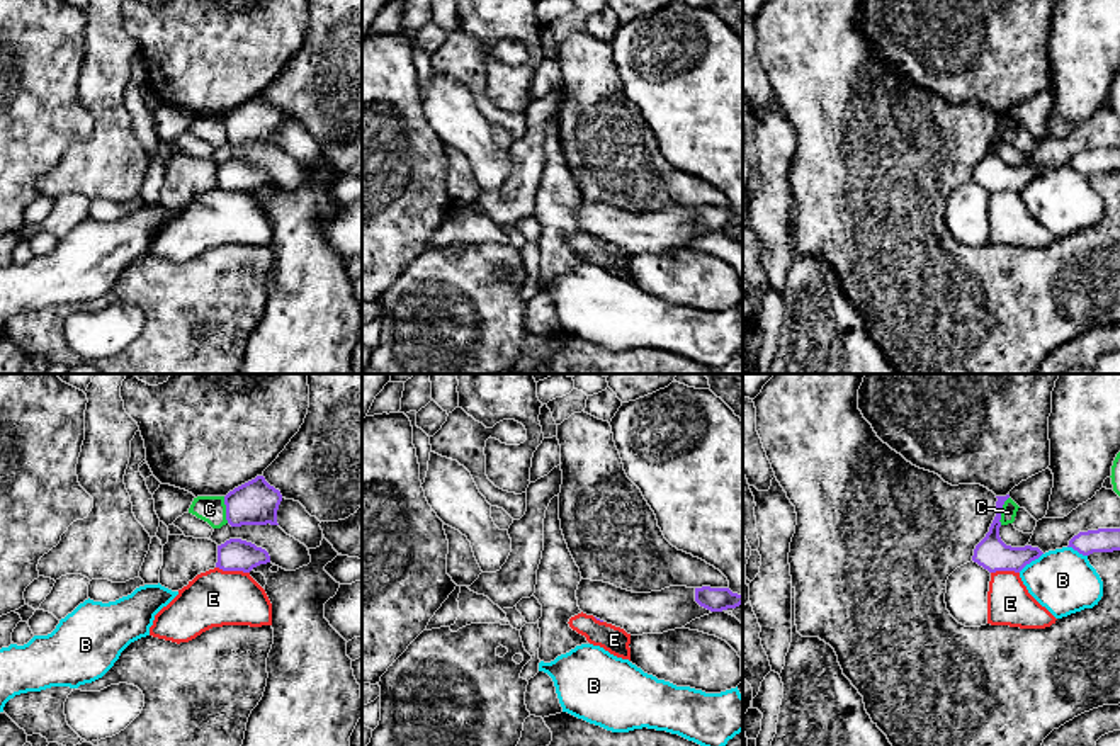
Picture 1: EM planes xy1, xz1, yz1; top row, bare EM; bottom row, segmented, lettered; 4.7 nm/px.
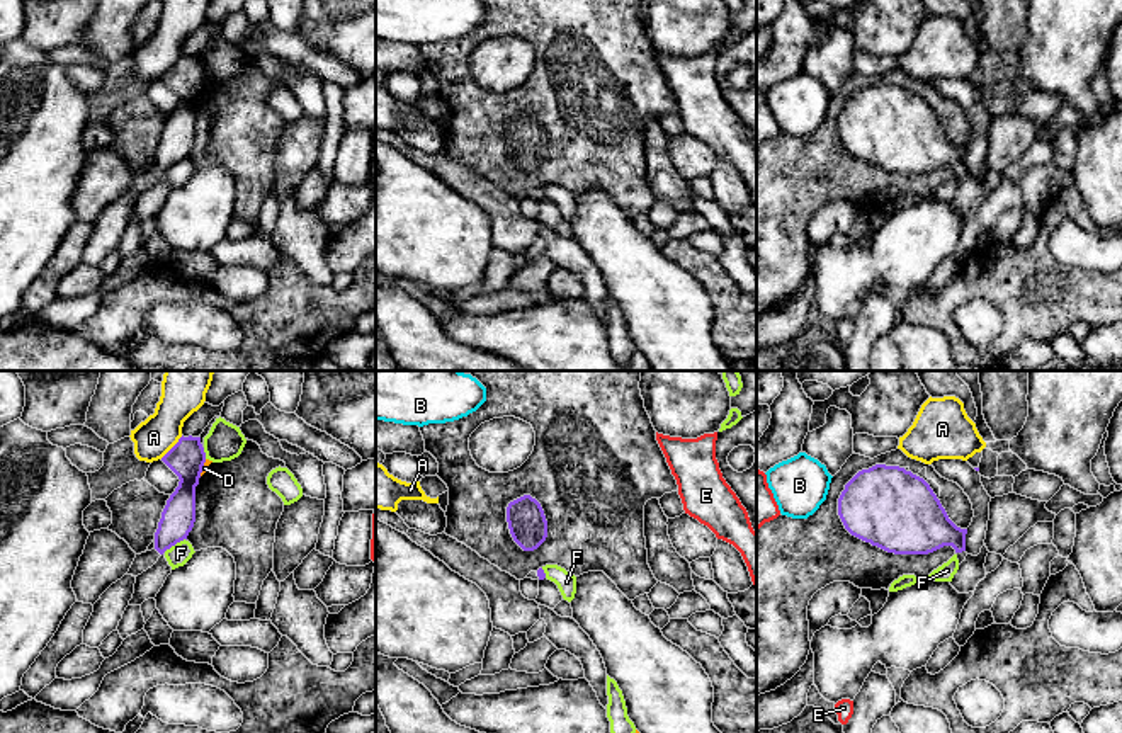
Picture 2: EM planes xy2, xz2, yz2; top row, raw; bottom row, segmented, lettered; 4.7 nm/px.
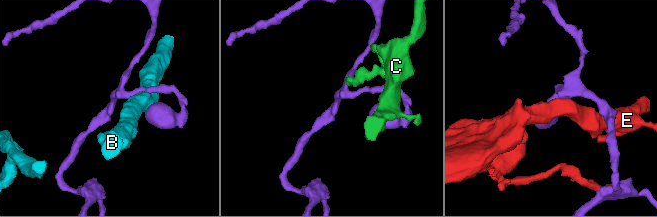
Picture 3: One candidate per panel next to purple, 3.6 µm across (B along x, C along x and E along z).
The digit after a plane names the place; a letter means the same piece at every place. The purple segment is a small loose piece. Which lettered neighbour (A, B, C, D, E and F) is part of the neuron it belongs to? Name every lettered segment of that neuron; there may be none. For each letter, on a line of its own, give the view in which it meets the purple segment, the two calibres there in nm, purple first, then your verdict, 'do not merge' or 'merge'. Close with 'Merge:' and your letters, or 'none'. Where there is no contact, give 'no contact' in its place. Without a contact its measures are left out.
A: meets purple in xy2; 170 nm thick on the purple side, 190 nm on the other; do not merge
B: meets purple in yz1; 160 nm thick on the purple side, 300 nm on the other; do not merge
C: meets purple in yz1; 160 nm thick on the purple side, 80 nm on the other; do not merge
D: meets purple in xy2; 170 nm thick on the purple side, 30 nm on the other; do not merge
E: meets purple in xy1; 160 nm thick on the purple side, 260 nm on the other; do not merge
F: meets purple in xy2; 160 nm thick on the purple side, 100 nm on the other; do not merge
Merge: none

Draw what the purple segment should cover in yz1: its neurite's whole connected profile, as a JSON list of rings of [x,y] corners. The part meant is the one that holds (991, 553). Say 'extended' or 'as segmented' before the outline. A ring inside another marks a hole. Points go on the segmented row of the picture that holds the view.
as segmented; [[[996,496],[996,517],[989,527],[986,537],[976,545],[972,561],[987,569],[989,573],[996,571],[1015,571],[1020,573],[1027,564],[1038,559],[1044,552],[1038,547],[1011,547],[1006,545],[999,537],[1001,527],[1001,508],[1010,498]]]

